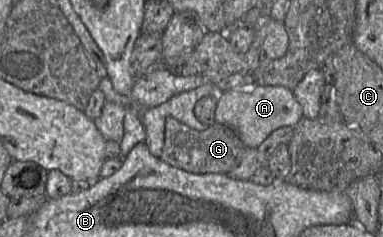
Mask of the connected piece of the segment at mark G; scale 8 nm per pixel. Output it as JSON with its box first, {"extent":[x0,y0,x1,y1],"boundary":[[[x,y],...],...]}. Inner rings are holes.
{"extent":[159,117,245,174],"boundary":[[[168,117],[165,123],[164,146],[159,158],[173,167],[194,174],[228,174],[239,163],[245,149],[245,145],[231,127],[215,123],[206,130],[197,131]]]}

